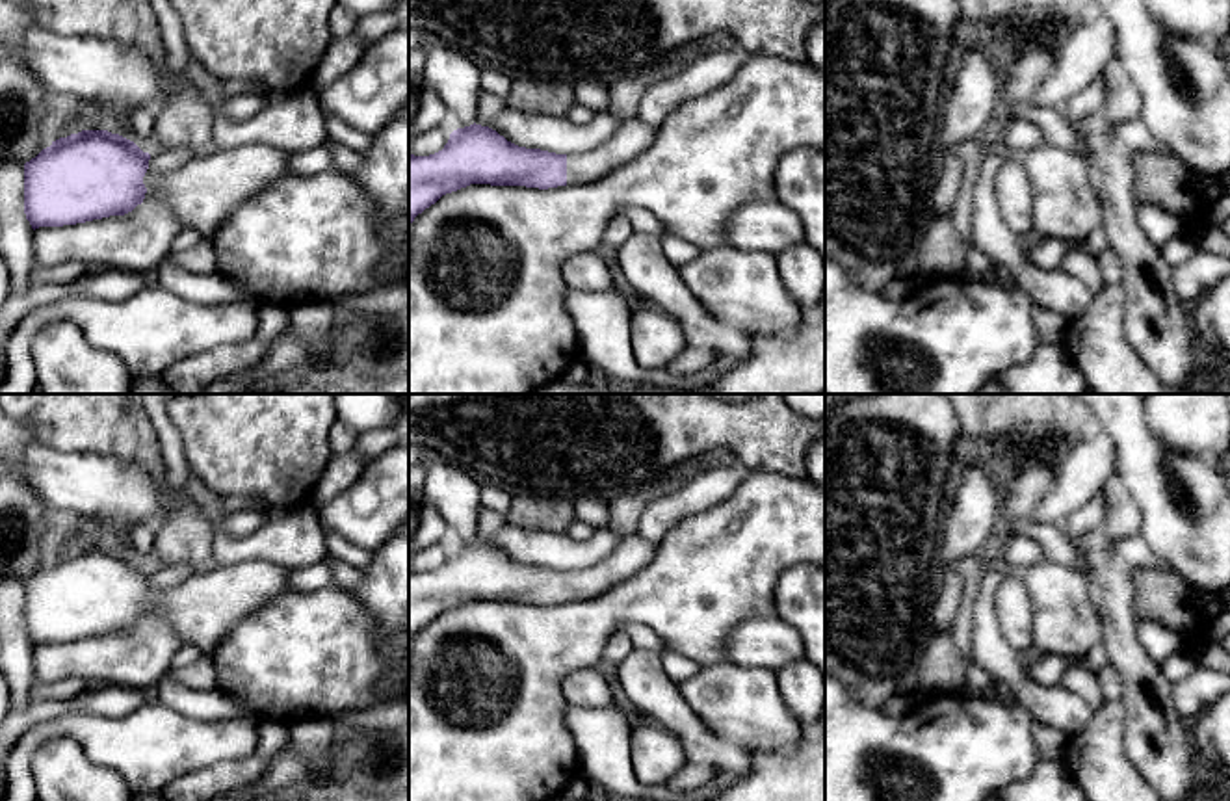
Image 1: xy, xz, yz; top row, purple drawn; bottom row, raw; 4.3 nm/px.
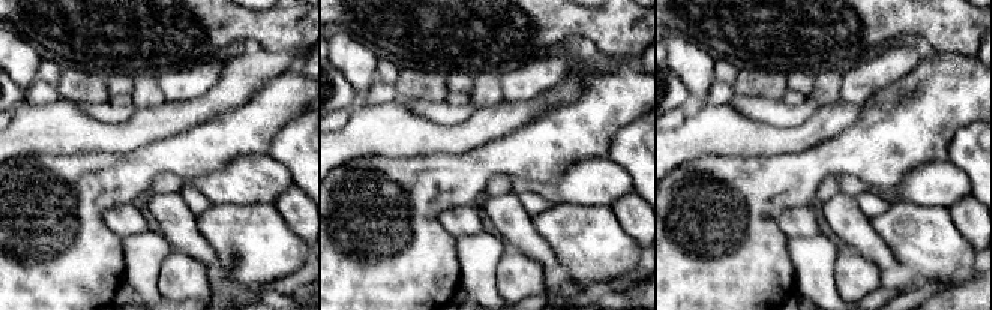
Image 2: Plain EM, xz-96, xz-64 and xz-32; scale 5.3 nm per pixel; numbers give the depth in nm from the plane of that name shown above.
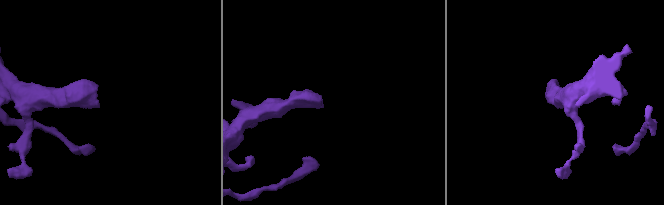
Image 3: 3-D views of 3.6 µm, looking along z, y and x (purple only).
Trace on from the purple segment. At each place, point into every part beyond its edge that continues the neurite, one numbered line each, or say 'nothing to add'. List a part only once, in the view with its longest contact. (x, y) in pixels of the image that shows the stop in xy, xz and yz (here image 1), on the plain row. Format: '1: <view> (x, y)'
1: xy (203, 608)

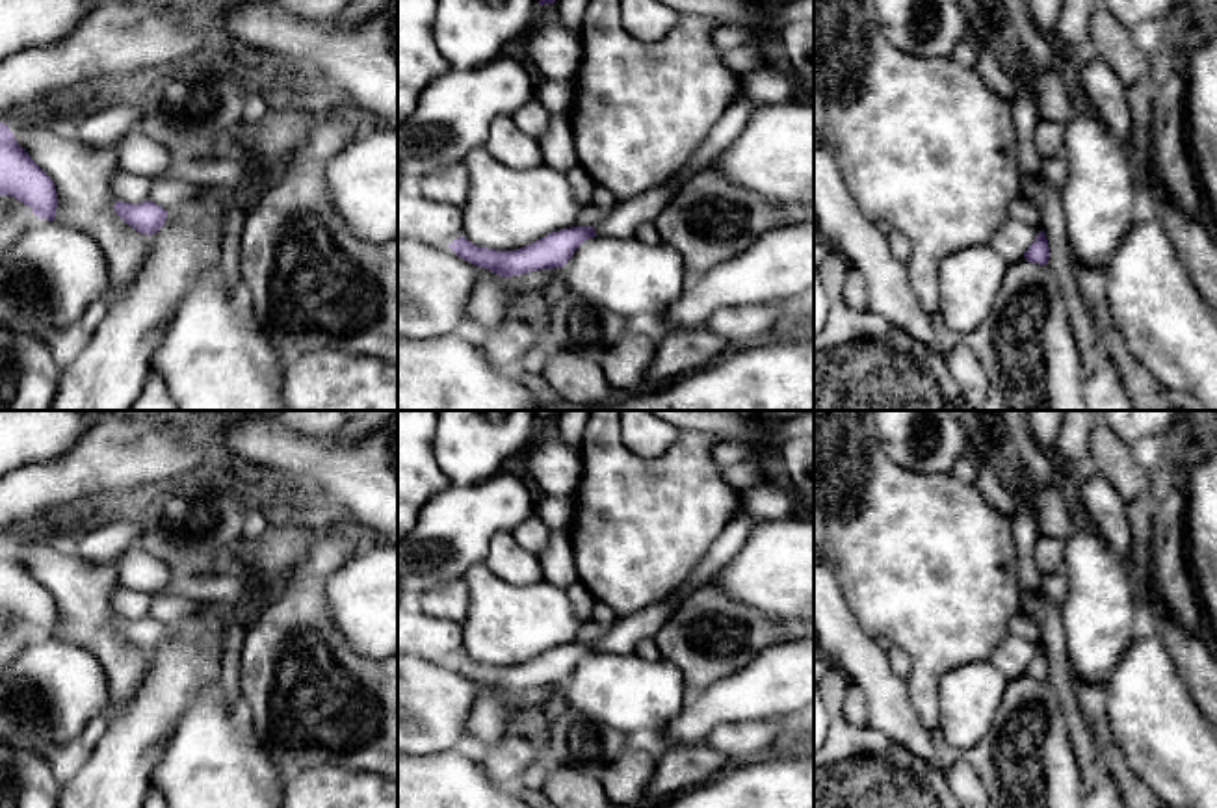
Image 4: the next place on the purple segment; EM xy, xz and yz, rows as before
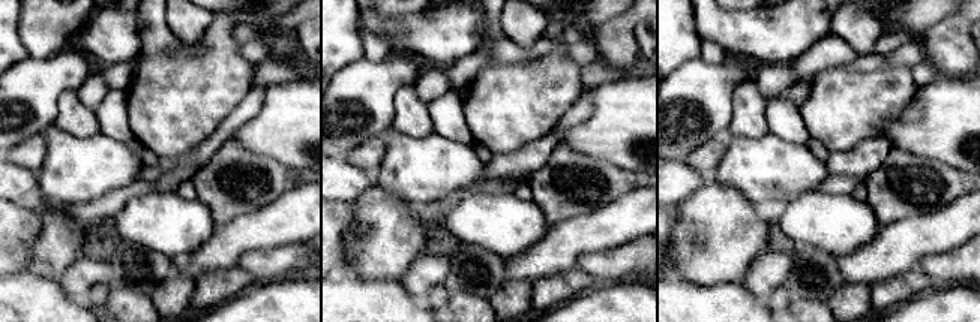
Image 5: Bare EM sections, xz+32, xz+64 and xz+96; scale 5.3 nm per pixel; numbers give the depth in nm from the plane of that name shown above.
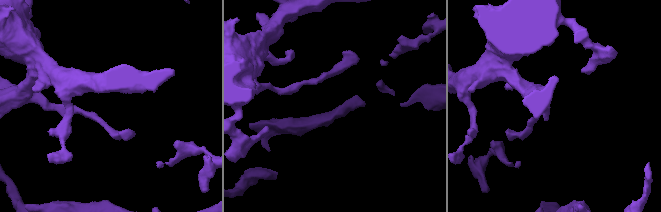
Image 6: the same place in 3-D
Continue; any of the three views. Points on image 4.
nothing to add

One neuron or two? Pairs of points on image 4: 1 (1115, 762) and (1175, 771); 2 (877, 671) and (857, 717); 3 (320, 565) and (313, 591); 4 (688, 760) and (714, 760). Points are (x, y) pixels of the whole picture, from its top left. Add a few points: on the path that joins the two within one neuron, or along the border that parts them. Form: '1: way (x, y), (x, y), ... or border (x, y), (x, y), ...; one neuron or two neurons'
1: border (1110, 725), (1110, 734), (1125, 760), (1151, 788); two neurons
2: border (848, 680), (864, 697), (868, 723); two neurons
3: border (320, 578), (309, 578), (292, 586); two neurons
4: way (693, 760), (708, 760); one neuron

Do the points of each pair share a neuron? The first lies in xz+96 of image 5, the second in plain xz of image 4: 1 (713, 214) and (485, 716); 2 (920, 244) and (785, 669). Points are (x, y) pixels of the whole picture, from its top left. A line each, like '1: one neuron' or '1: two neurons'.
1: one neuron
2: one neuron

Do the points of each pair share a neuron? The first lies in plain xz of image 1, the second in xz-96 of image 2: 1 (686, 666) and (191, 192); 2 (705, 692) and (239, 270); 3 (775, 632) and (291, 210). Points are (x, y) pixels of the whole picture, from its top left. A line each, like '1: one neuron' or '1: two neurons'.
1: one neuron
2: one neuron
3: two neurons

